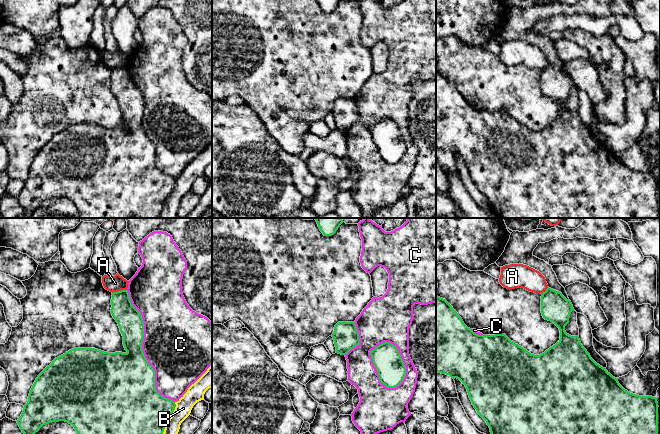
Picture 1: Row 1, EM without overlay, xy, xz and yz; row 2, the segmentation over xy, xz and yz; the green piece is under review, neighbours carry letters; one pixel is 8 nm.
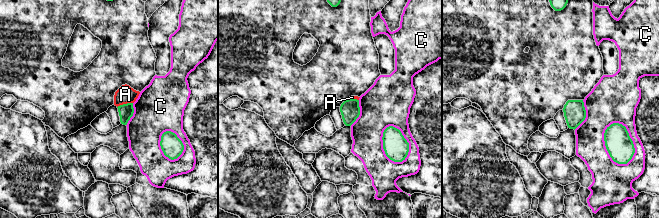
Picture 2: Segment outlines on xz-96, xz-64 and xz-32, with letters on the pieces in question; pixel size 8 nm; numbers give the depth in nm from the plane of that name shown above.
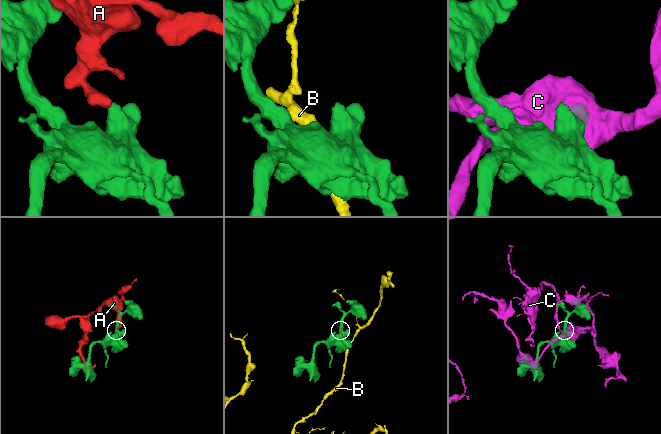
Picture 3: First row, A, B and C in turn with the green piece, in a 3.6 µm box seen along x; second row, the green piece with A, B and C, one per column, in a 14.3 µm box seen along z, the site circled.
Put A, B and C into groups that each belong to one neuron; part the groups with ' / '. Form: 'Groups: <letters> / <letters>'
Groups: A / B / C

